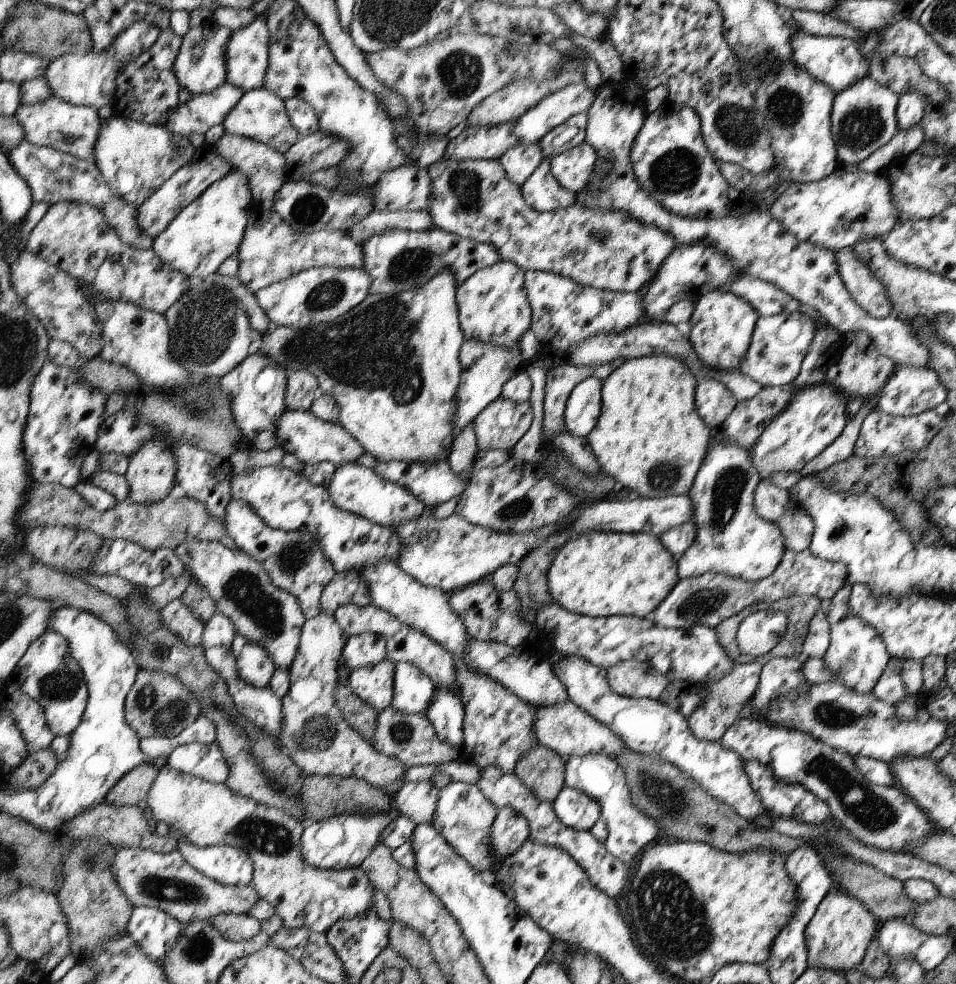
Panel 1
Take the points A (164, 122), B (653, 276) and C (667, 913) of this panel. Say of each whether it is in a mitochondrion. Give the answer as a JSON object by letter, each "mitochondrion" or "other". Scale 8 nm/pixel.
{"A":"other","B":"other","C":"mitochondrion"}

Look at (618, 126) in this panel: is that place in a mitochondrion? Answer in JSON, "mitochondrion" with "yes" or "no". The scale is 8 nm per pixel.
{"mitochondrion":"yes"}

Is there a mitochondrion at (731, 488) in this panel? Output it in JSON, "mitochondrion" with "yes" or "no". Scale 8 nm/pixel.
{"mitochondrion":"yes"}

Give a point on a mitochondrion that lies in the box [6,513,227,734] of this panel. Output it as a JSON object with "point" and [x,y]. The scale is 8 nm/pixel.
{"point":[61,686]}

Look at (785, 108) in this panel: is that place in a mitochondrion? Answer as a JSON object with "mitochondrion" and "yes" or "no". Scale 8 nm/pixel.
{"mitochondrion":"yes"}

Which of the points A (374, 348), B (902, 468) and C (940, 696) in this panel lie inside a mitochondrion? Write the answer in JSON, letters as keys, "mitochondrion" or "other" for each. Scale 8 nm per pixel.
{"A":"mitochondrion","B":"other","C":"other"}

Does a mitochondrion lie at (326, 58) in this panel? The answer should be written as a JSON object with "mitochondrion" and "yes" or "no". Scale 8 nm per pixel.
{"mitochondrion":"no"}

